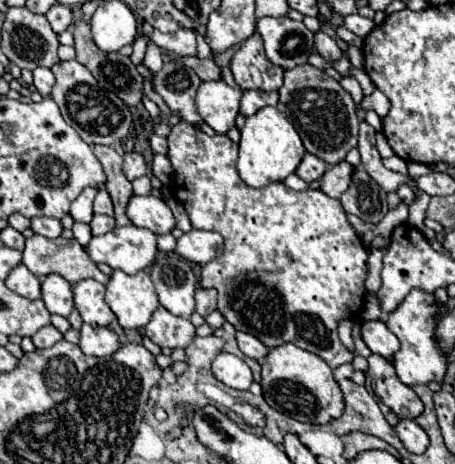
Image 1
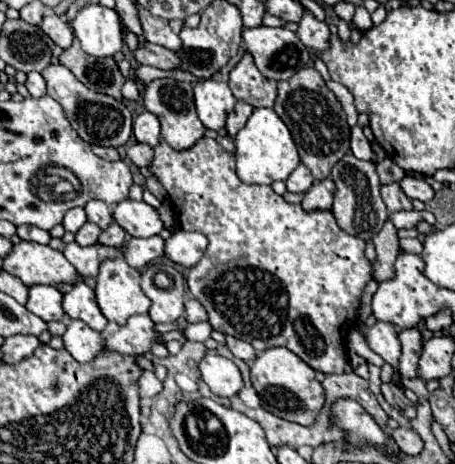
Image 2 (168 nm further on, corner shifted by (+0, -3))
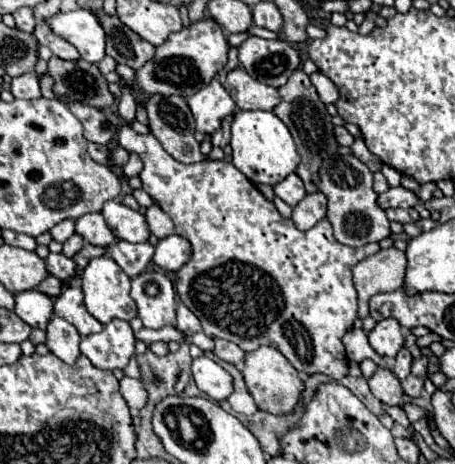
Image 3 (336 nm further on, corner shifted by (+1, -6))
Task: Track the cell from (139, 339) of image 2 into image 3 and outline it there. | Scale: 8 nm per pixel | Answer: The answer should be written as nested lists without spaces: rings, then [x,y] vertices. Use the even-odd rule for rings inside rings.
[[[113,319],[101,333],[83,337],[81,351],[99,369],[123,369],[135,355],[135,331],[127,321]]]

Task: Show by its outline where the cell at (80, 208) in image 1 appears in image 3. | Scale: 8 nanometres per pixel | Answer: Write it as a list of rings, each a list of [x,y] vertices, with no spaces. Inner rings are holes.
[[[65,219],[65,221],[57,223],[49,233],[53,235],[53,239],[55,239],[55,241],[63,243],[63,241],[67,241],[67,239],[75,233],[75,221],[73,221],[73,219]]]

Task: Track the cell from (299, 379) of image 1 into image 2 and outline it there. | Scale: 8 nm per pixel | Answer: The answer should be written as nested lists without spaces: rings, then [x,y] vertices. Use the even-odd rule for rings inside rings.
[[[288,348],[262,350],[250,366],[250,380],[262,400],[264,410],[302,426],[310,426],[324,404],[324,390],[316,380],[316,372]]]

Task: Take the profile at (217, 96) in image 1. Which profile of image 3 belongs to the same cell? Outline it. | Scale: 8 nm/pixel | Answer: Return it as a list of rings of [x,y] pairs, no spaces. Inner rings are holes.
[[[213,79],[197,93],[189,95],[187,103],[193,111],[197,131],[203,135],[215,133],[221,127],[223,119],[235,111],[235,101],[217,79]]]

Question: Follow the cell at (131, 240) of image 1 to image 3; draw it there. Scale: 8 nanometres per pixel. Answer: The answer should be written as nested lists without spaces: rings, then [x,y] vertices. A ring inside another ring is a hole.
[[[49,253],[47,269],[59,279],[75,279],[75,261],[67,259],[63,253]]]

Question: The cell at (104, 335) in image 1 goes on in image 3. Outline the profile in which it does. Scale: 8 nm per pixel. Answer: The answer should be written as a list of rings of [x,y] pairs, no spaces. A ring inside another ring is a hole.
[[[53,317],[47,325],[47,347],[51,353],[55,353],[63,363],[71,365],[79,359],[81,351],[79,351],[79,331],[75,331],[75,327],[71,323],[67,323],[65,319]]]

